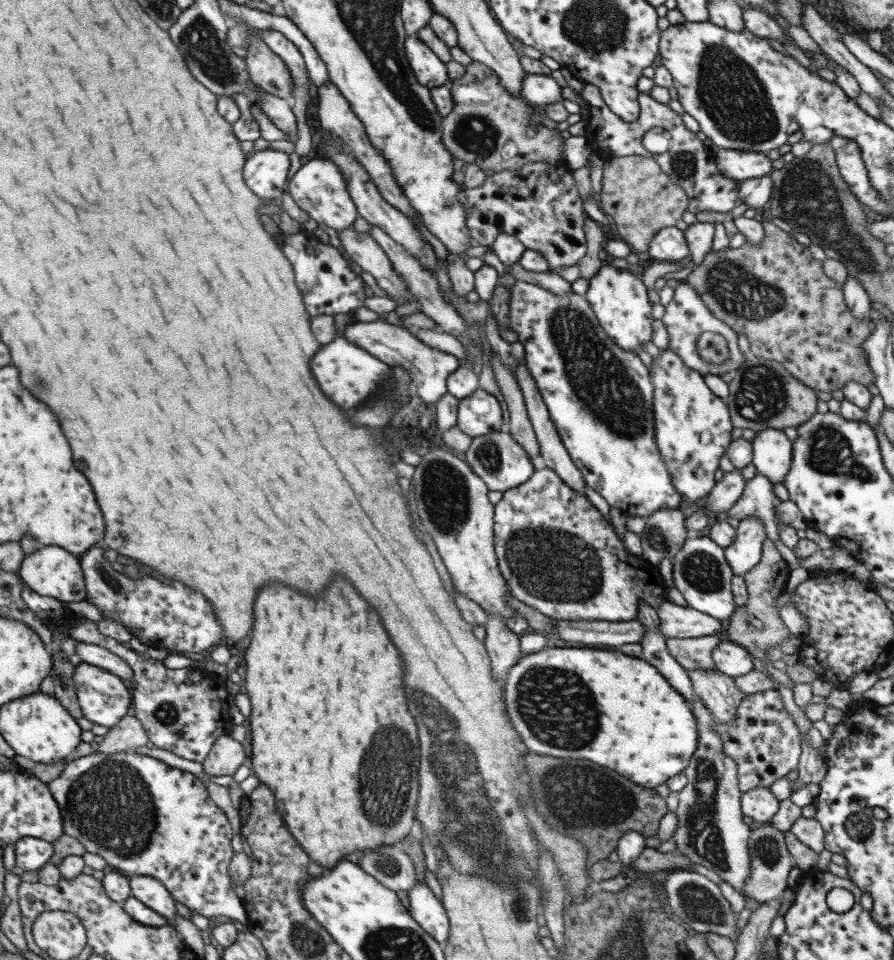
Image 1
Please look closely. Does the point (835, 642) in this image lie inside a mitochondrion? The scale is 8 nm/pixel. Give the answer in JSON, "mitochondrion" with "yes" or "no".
{"mitochondrion":"no"}

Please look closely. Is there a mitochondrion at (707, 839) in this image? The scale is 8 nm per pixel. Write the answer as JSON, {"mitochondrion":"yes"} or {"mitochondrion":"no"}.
{"mitochondrion":"yes"}

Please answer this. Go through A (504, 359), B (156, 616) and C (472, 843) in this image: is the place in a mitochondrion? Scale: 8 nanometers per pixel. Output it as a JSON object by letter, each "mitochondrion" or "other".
{"A":"other","B":"other","C":"mitochondrion"}

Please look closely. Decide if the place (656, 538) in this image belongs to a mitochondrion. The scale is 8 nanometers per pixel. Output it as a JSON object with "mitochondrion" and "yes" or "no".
{"mitochondrion":"yes"}

